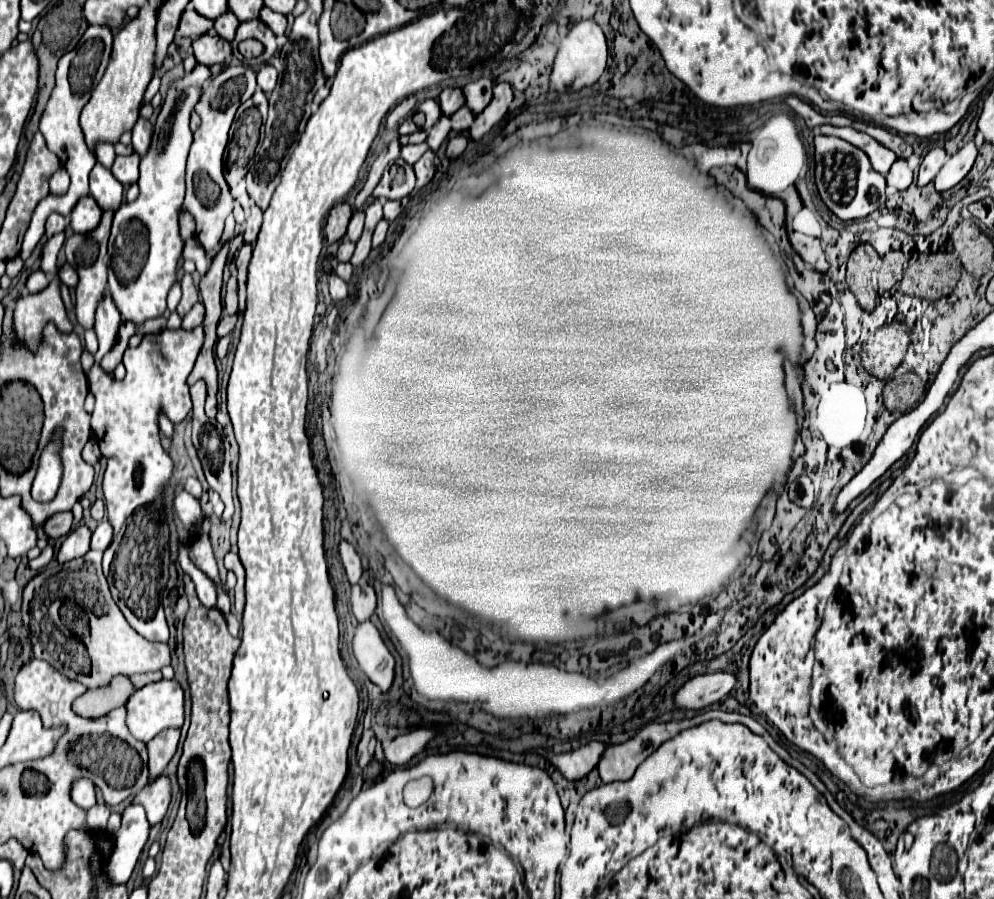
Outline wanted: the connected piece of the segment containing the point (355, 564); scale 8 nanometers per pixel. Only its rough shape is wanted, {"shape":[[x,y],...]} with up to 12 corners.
{"shape":[[341,542],[339,554],[351,584],[363,576],[361,558],[349,542]]}

